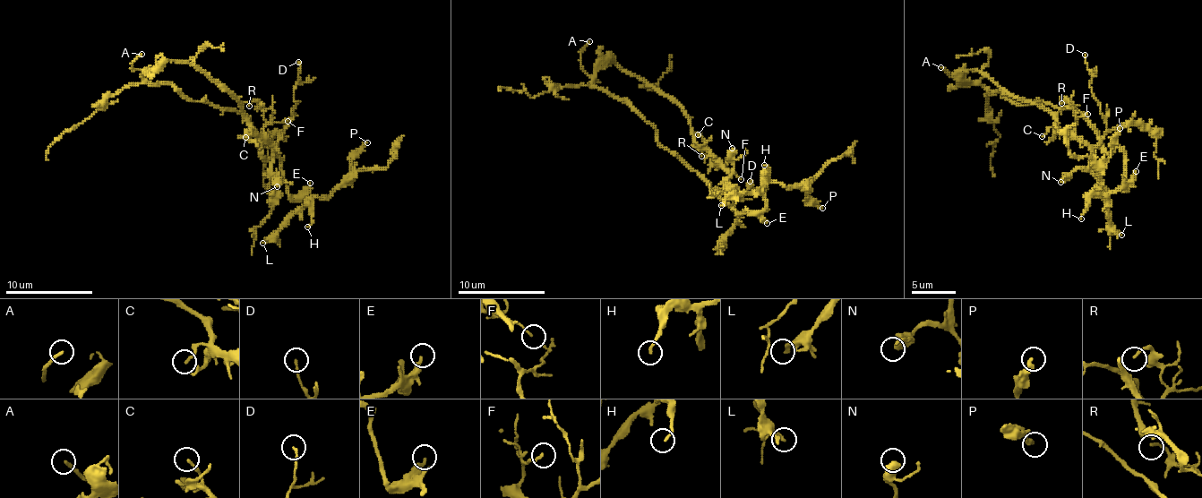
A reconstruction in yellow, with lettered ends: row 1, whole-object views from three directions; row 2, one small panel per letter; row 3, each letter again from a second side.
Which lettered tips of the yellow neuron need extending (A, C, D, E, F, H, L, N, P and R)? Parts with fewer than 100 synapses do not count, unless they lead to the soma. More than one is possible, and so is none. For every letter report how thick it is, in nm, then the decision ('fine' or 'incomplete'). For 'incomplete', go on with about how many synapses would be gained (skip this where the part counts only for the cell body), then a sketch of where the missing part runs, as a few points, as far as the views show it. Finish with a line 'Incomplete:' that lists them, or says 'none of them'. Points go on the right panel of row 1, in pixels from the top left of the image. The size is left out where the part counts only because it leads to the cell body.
A: calibre 190 nm; incomplete
C: calibre 150 nm; fine
D: calibre 120 nm; fine
E: calibre 260 nm; fine
F: calibre 140 nm; fine
H: calibre 150 nm; fine
L: calibre 200 nm; fine
N: calibre 550 nm; fine
P: calibre 280 nm; fine
R: calibre 90 nm; fine
Incomplete: A

